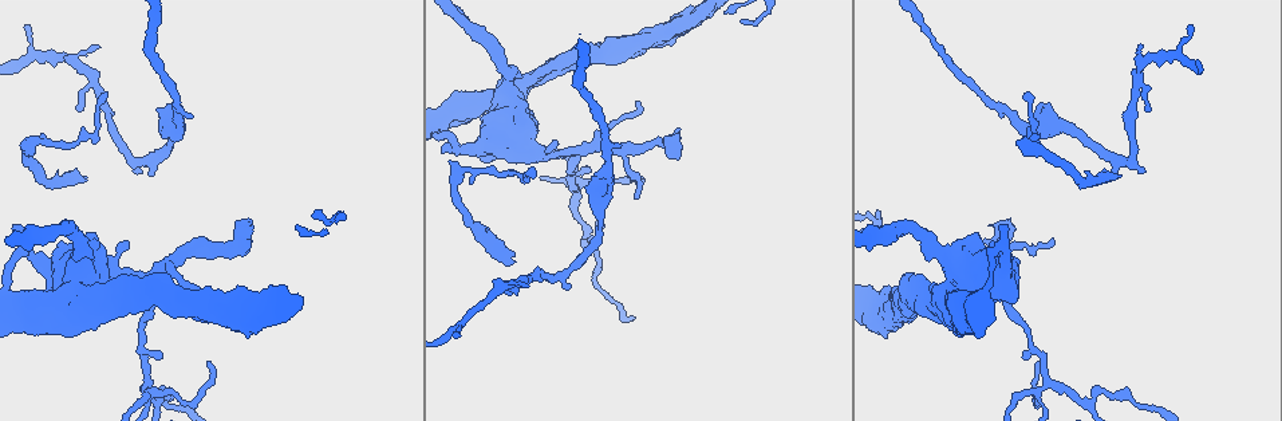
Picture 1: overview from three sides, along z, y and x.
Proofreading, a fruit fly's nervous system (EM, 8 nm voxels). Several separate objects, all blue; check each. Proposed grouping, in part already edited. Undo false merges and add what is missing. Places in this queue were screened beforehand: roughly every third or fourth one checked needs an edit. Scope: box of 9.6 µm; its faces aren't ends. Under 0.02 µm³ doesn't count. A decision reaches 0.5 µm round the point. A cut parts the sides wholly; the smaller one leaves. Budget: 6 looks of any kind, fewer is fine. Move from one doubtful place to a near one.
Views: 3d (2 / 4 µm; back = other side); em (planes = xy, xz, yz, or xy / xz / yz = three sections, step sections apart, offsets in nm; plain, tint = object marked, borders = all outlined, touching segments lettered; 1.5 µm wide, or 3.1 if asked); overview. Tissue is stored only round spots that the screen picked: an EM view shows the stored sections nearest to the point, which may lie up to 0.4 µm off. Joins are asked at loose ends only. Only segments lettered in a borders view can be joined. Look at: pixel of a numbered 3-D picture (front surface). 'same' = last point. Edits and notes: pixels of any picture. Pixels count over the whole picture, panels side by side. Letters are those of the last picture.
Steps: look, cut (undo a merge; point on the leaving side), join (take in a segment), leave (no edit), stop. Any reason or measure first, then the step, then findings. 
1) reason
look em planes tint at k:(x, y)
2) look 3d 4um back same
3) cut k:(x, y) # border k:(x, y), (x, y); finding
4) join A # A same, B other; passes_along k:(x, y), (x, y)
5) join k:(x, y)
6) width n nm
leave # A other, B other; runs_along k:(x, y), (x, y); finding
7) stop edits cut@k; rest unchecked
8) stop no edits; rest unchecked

long arm stops here
look 3d 2um at 1:(104, 93)

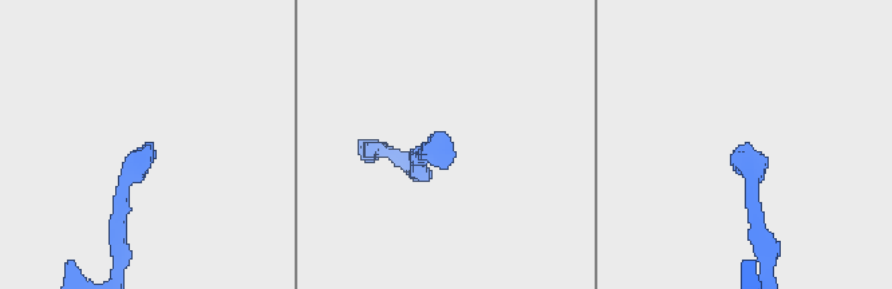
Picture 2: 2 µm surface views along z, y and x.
shape alone is not enough
look em planes plain at 2:(738, 145)

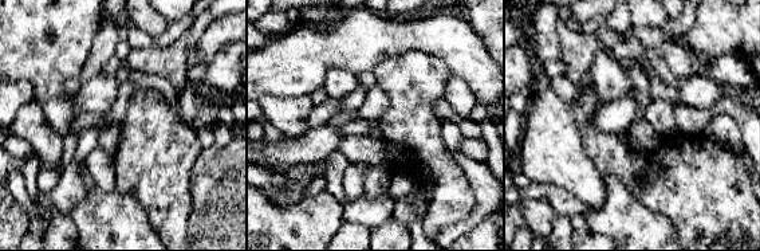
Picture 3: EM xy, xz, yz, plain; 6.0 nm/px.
look em planes borders same

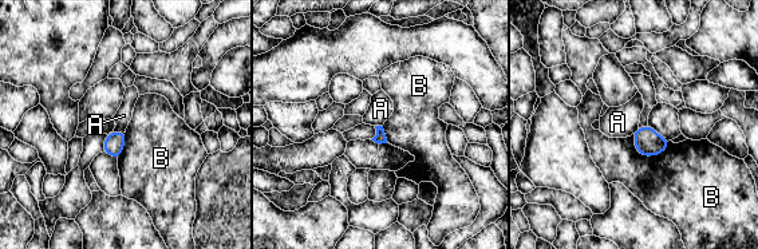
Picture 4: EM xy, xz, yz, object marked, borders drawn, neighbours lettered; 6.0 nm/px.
leave # A other, B other; border 4:(125, 130), (117, 130), (110, 134); none of them fits

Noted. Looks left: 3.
free end
look em yz step 8 borders at 1:(554, 142)

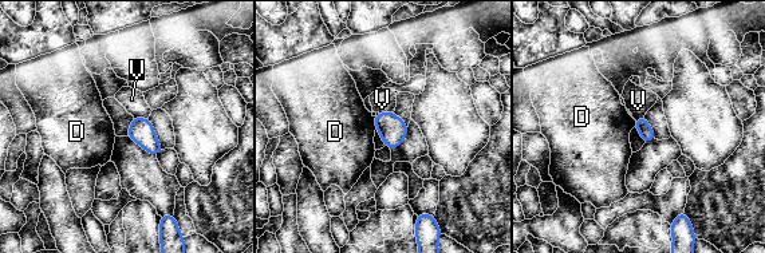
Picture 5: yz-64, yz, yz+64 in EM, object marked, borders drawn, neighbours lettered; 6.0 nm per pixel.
another direction
look em planes borders same

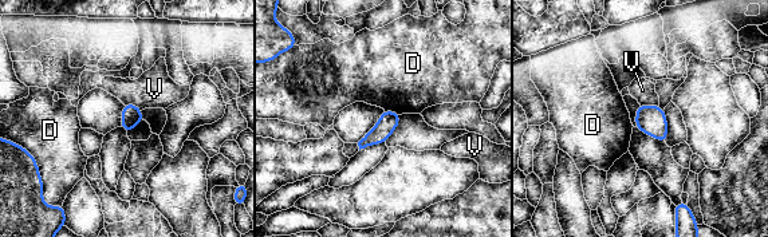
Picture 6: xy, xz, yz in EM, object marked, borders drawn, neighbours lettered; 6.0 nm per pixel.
leave # D other, V other; border 6:(384, 109), (401, 114); none of them fits

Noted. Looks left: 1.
stop no edits; rest unchecked

